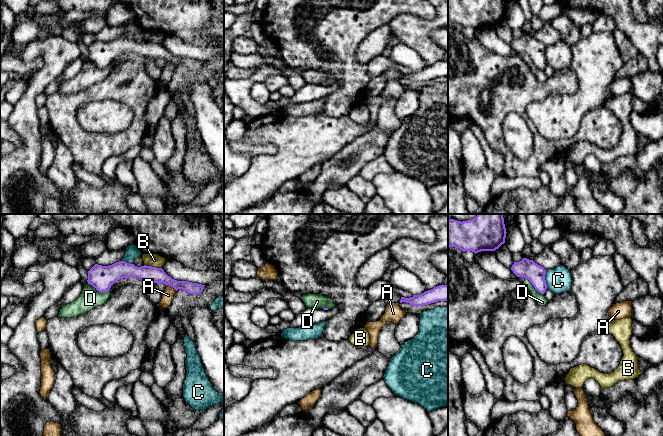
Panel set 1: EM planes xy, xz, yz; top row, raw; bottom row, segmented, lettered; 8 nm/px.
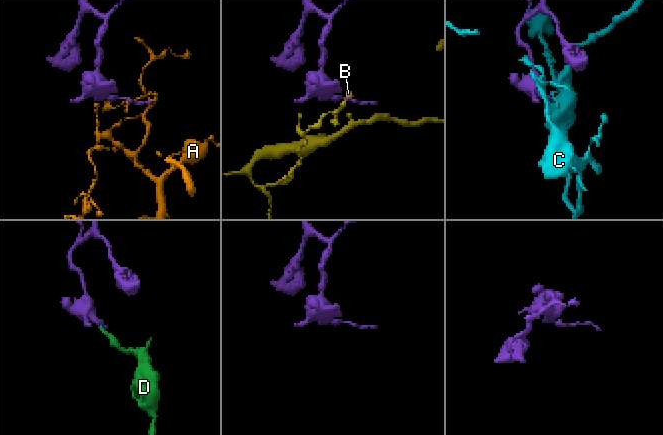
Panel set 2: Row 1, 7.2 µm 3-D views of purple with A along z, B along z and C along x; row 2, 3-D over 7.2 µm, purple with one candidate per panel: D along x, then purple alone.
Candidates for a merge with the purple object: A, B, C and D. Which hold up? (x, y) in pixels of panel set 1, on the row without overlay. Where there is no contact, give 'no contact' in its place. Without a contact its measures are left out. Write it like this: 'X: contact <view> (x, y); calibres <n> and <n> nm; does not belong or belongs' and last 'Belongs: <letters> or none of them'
A: contact xy (171, 62); calibres 130 and 100 nm; does not belong
B: contact xy (153, 43); calibres 140 and 110 nm; does not belong
C: contact yz (545, 56); calibres 150 and 200 nm; does not belong
D: contact xy (98, 66); calibres 190 and 170 nm; does not belong
Belongs: none of them

